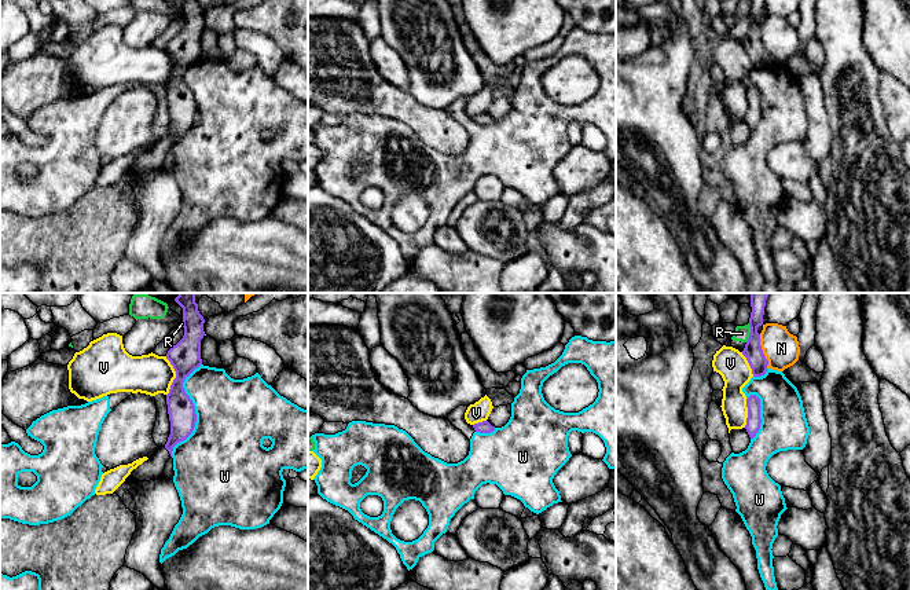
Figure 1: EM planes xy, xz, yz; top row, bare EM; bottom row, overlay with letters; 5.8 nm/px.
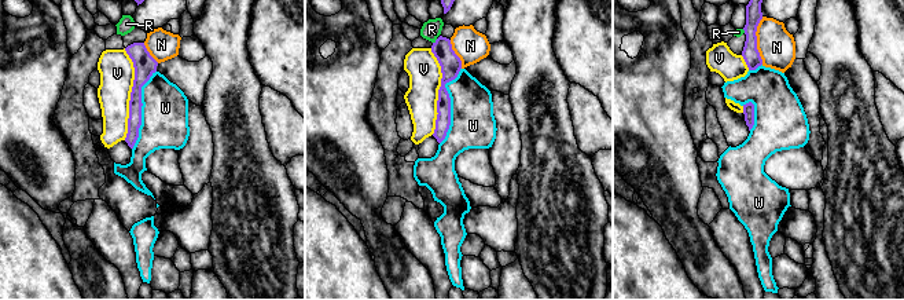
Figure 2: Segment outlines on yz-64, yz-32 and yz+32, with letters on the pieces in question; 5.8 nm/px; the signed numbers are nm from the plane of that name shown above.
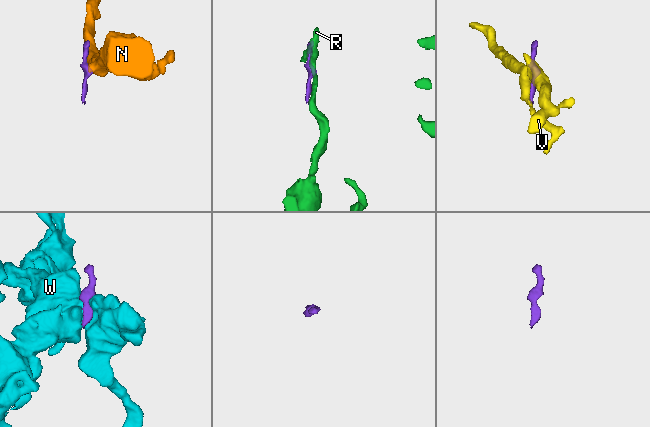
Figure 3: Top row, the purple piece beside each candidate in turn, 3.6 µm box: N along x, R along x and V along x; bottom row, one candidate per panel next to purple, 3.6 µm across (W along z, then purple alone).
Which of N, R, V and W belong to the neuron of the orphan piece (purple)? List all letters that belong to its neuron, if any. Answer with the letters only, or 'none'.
none

